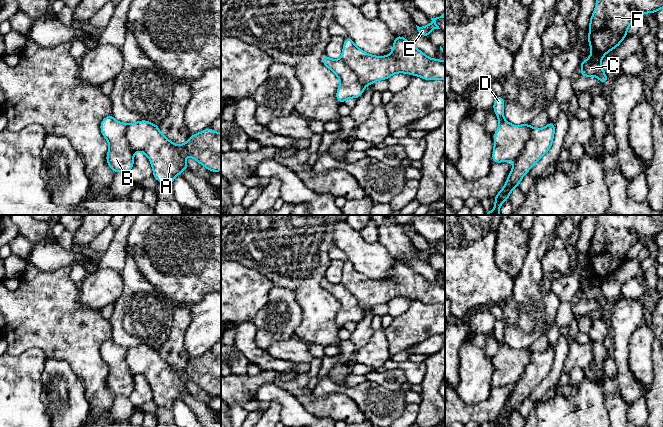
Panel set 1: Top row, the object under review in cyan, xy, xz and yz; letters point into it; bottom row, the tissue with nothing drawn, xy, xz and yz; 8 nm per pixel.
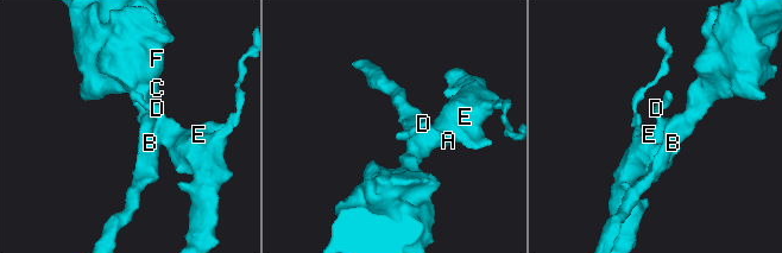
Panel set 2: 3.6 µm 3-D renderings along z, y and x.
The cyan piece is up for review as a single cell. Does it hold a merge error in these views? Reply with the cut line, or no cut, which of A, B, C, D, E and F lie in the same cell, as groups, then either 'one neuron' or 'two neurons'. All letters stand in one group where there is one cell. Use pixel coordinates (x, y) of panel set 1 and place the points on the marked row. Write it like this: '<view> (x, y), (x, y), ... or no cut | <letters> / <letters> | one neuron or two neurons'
yz (531, 127), (529, 138), (522, 151), (513, 159) | A D E / B C F | two neurons

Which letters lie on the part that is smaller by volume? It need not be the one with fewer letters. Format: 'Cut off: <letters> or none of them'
Cut off: A, D, E

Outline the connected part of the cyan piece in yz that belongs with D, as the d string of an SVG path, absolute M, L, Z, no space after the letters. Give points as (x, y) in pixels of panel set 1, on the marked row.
M496 96L493 110L499 120L499 127L493 134L494 149L493 163L501 163L516 159L522 152L529 139L531 125L529 123L519 126L512 125L504 118L504 97Z

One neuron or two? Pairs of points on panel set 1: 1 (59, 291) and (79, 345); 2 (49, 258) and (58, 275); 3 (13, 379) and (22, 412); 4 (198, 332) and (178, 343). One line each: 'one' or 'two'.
1: one
2: two
3: one
4: two

